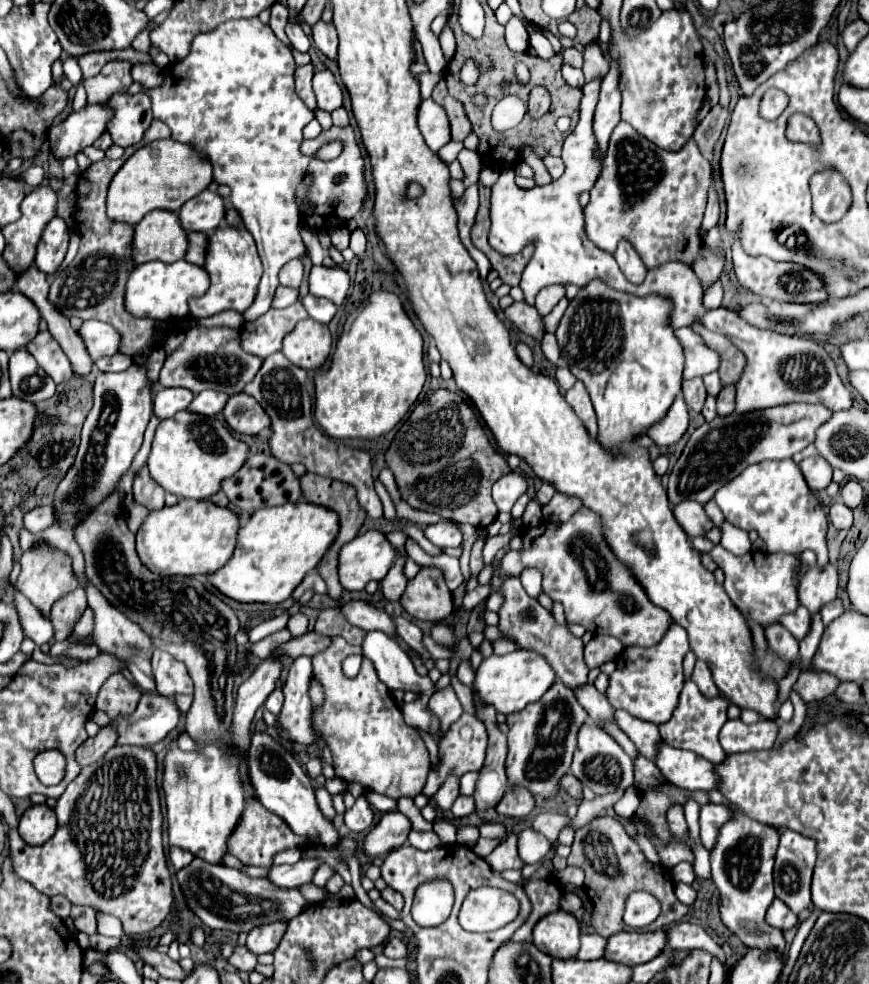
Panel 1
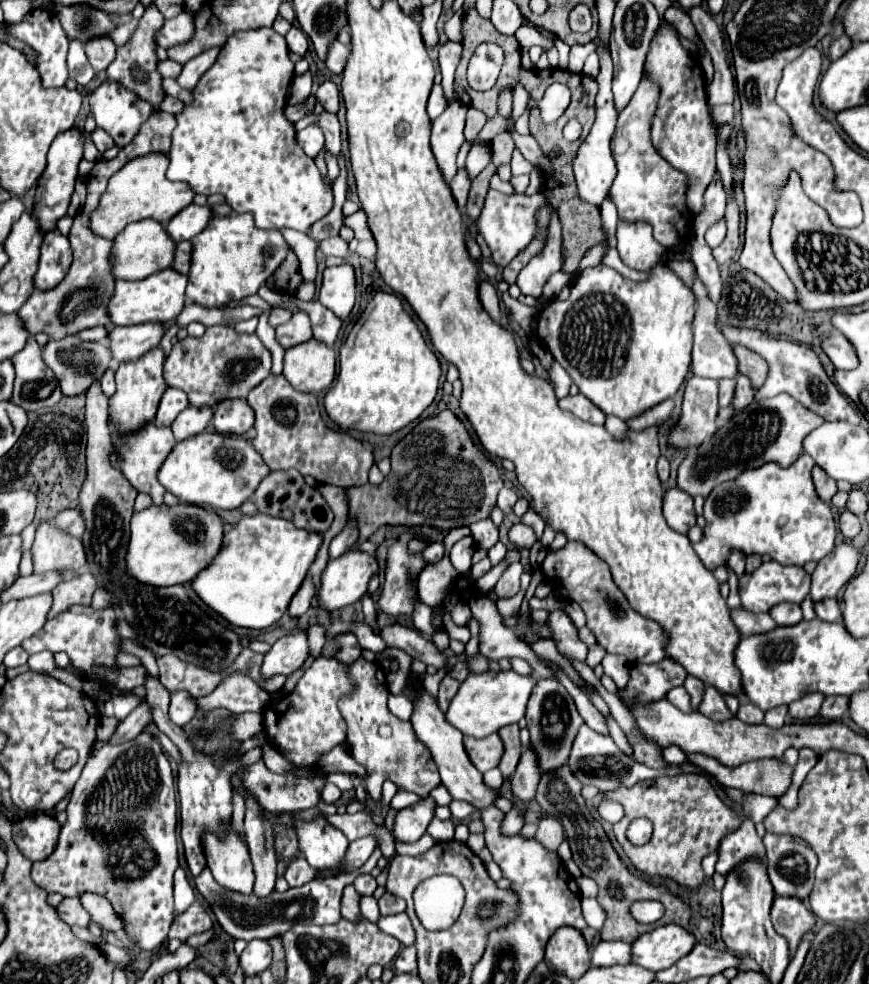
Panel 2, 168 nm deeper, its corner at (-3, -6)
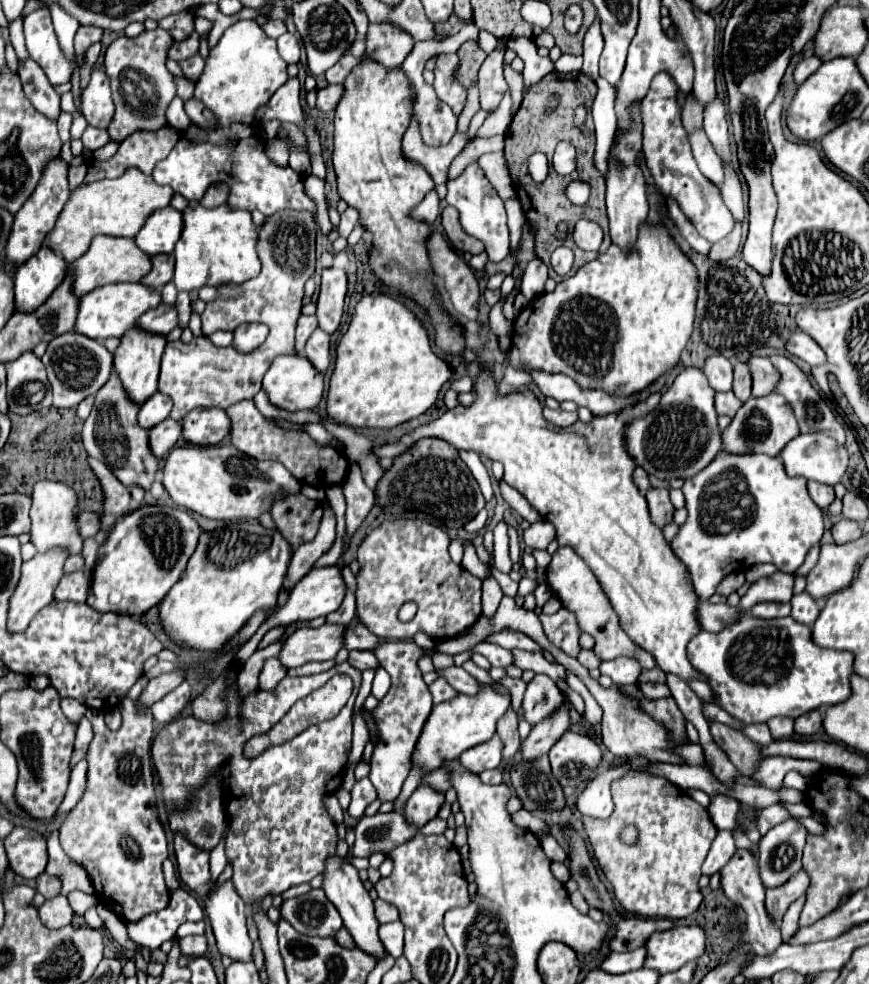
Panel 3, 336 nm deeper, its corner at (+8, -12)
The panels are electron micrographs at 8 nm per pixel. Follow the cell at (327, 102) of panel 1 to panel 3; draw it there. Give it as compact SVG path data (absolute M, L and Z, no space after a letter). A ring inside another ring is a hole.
M328 84L328 86L320 88L320 90L318 90L316 108L322 110L322 112L332 112L332 110L336 110L342 94L344 94L344 84Z

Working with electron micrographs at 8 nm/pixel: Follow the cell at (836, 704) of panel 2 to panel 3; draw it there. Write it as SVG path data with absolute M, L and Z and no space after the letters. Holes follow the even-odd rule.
M812 710L812 714L804 714L804 718L798 718L794 724L794 732L798 736L812 736L822 728L822 712Z

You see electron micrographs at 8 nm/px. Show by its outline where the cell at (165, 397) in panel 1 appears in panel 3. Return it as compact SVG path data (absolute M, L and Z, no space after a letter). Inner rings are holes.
M154 392L144 404L140 404L140 412L138 412L138 424L146 430L150 430L152 426L160 424L164 418L170 416L172 410L172 400L162 394L162 392Z

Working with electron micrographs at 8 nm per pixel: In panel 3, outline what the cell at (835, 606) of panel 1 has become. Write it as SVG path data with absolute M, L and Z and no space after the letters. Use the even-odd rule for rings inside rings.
M802 592L802 594L794 594L792 600L792 612L790 616L800 622L800 624L806 624L806 626L812 626L812 622L816 622L818 614L820 614L820 608L818 608L818 602L808 594L808 592Z

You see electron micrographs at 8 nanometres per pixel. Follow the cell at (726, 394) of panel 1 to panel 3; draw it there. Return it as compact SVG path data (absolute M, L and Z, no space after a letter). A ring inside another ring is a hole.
M738 362L734 366L734 388L732 388L732 392L736 394L736 398L746 402L750 398L750 390L752 390L750 368L744 362Z

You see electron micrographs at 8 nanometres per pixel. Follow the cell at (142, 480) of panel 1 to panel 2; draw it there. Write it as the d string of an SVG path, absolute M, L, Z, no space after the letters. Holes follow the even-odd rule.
M149 424L147 428L143 428L143 432L137 432L135 436L125 436L125 438L117 440L117 452L123 458L123 462L121 462L123 476L131 482L131 486L137 492L149 494L153 498L155 506L163 504L163 494L165 494L165 488L157 482L155 472L159 470L159 466L163 464L163 460L167 458L167 454L171 452L173 446L175 446L175 438L173 438L171 428L157 428L155 424Z

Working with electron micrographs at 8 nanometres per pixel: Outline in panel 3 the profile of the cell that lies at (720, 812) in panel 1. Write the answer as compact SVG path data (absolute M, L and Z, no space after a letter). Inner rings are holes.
M736 850L736 854L732 856L732 860L720 872L722 872L722 890L724 890L724 894L746 916L746 932L748 932L748 944L750 944L750 948L756 954L760 954L760 956L774 954L774 950L782 944L780 924L766 912L766 906L764 906L764 890L766 888L762 886L762 880L758 876L758 866L756 866L754 854L748 852L748 850Z

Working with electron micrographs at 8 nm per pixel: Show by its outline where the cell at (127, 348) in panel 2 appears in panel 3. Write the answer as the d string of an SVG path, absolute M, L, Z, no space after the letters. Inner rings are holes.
M162 302L158 308L142 314L142 318L138 318L138 326L148 332L168 334L172 328L178 326L178 312L174 306L168 306Z

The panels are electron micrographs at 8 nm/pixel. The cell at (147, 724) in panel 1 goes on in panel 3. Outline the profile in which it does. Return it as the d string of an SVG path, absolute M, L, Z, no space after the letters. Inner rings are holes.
M182 682L176 690L168 692L164 698L160 698L152 710L154 710L154 718L160 722L160 724L166 724L170 720L174 720L176 716L182 714L182 710L186 708L186 704L190 702L192 698L192 686L190 682Z

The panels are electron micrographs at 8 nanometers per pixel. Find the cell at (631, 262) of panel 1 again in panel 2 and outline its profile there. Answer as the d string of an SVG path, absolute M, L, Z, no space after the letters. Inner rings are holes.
M617 224L617 250L625 266L649 272L663 262L665 248L655 242L649 224Z

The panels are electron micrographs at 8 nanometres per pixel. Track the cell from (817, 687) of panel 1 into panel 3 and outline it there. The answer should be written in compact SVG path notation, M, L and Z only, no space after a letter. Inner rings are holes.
M770 718L766 724L768 724L774 740L786 740L786 738L792 738L792 734L794 734L792 718Z

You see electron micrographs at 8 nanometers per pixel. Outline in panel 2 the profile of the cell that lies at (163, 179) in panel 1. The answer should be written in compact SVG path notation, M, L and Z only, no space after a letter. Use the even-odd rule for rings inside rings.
M151 152L151 154L131 160L123 170L119 170L115 176L111 176L109 186L107 186L105 194L101 196L97 210L91 214L93 232L97 232L103 238L113 240L131 222L139 222L143 218L153 218L153 220L159 220L161 224L167 224L175 214L179 214L183 208L187 208L193 202L195 192L189 184L167 180L167 176L165 176L167 166L169 166L169 154Z

